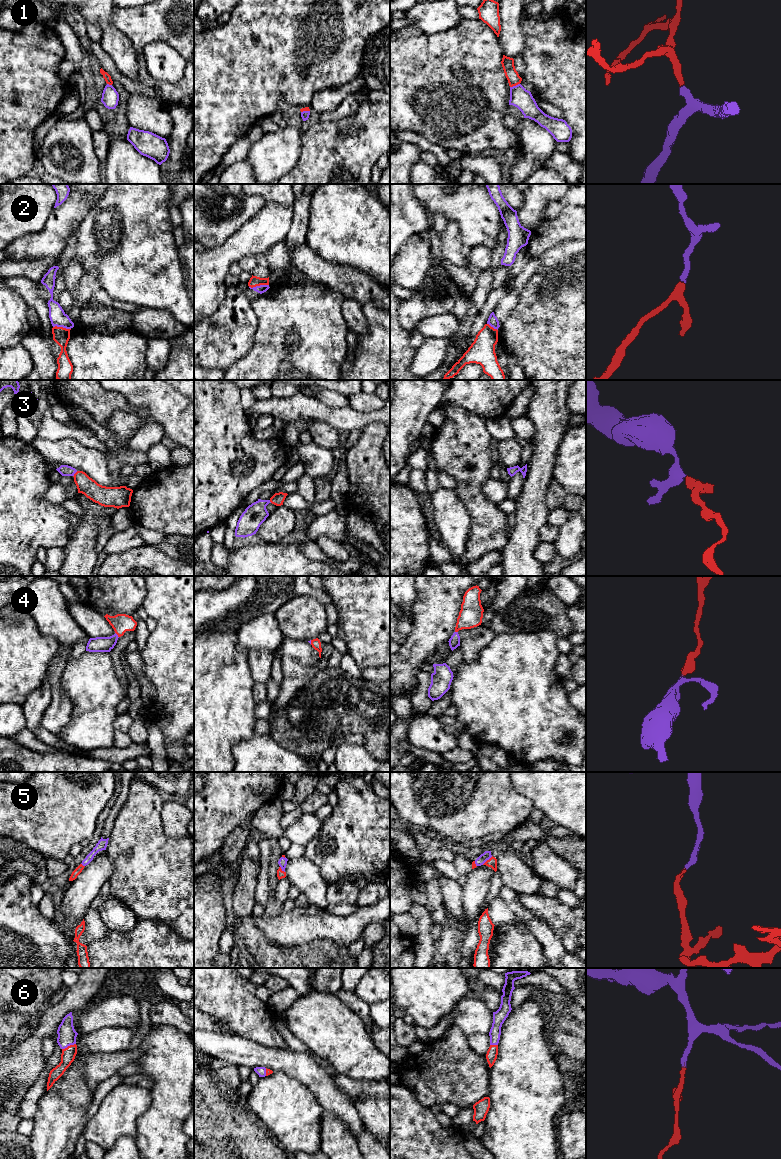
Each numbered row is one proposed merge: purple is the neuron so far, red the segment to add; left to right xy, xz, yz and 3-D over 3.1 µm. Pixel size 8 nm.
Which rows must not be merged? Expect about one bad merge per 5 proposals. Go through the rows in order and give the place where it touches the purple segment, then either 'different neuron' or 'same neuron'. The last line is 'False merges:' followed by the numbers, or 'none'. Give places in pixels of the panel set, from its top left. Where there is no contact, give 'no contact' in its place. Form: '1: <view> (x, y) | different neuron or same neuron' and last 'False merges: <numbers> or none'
1: yz (514, 86) | same neuron
2: xz (258, 286) | same neuron
3: xy (74, 473) | same neuron
4: xy (117, 635) | same neuron
5: yz (487, 859) | same neuron
6: xy (68, 1045) | same neuron
False merges: none

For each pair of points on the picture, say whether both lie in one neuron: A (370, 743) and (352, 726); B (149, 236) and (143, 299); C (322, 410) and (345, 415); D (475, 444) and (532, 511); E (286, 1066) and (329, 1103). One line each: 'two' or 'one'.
A: one
B: one
C: one
D: two
E: one

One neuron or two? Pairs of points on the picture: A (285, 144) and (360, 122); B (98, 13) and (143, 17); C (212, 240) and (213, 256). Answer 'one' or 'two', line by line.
A: two
B: two
C: two

